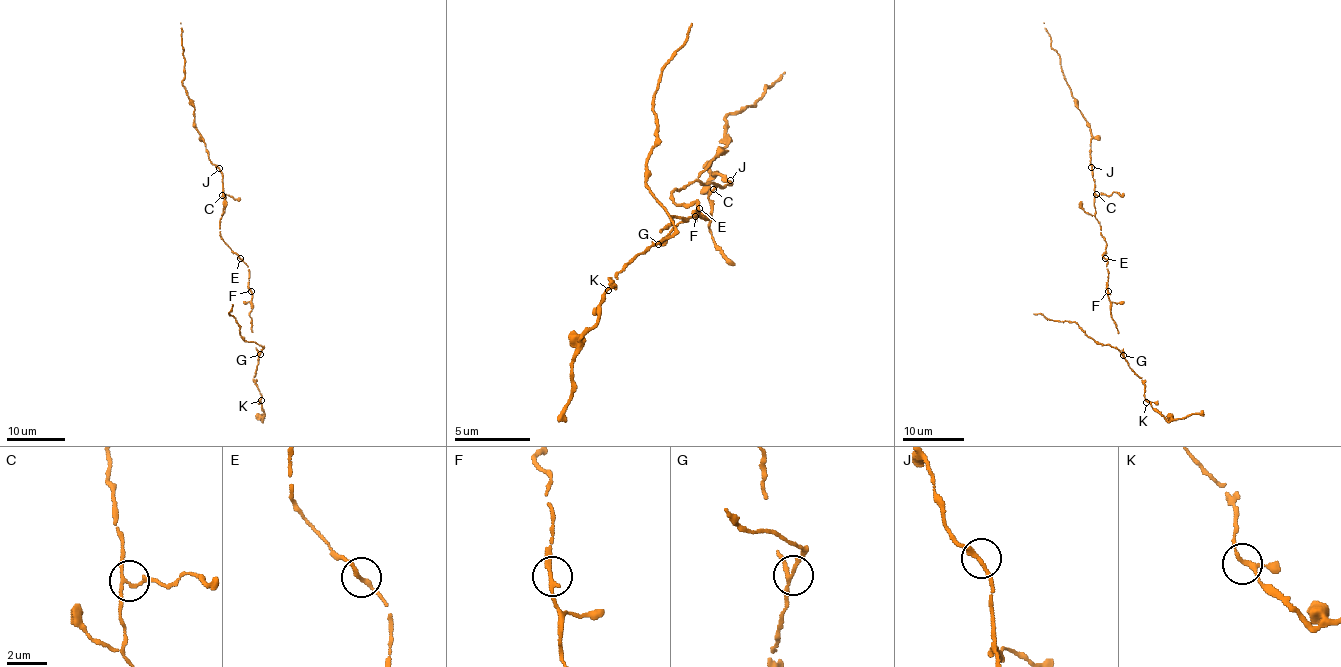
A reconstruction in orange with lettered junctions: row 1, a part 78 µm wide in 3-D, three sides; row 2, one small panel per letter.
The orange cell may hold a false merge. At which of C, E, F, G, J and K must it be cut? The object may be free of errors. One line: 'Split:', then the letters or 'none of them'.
Split: G

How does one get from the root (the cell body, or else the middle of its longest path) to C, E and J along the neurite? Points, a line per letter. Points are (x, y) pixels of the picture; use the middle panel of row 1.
C: (681, 205), (674, 198), (673, 189), (679, 191), (696, 181), (718, 185), (713, 189)
E: (681, 205), (698, 202), (699, 208)
J: (681, 205), (674, 198), (673, 189), (679, 191), (696, 181), (726, 188), (727, 185), (732, 186), (730, 180)

